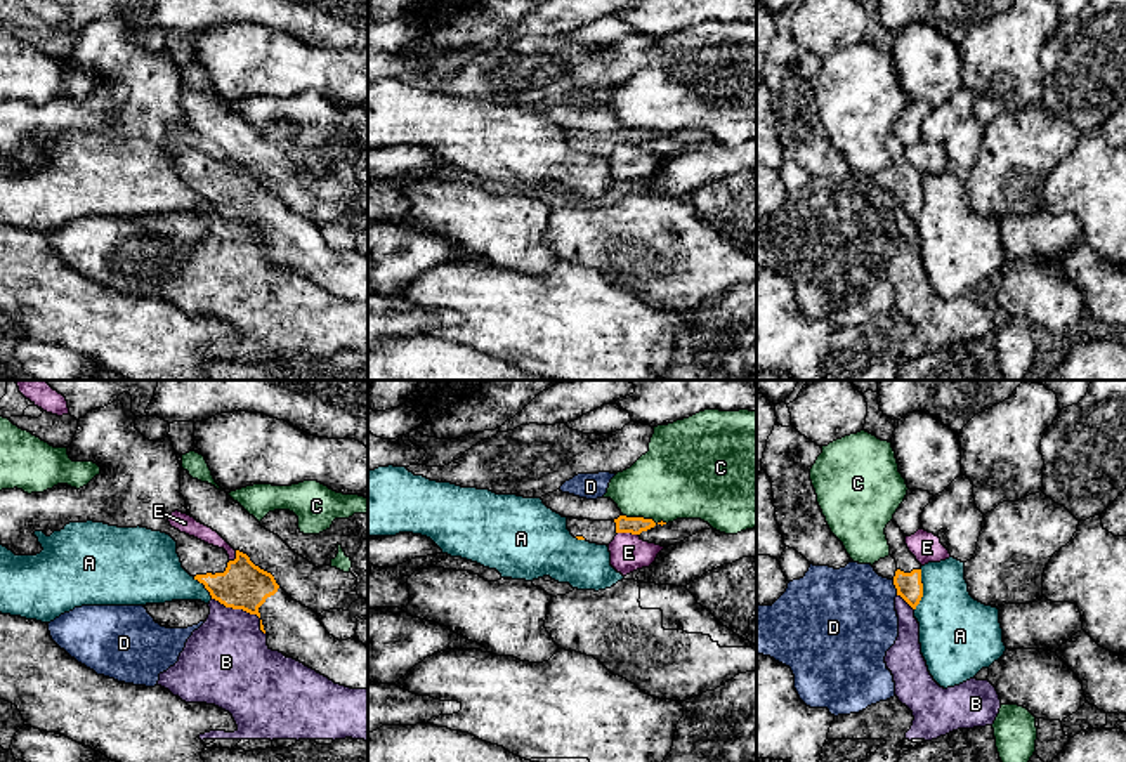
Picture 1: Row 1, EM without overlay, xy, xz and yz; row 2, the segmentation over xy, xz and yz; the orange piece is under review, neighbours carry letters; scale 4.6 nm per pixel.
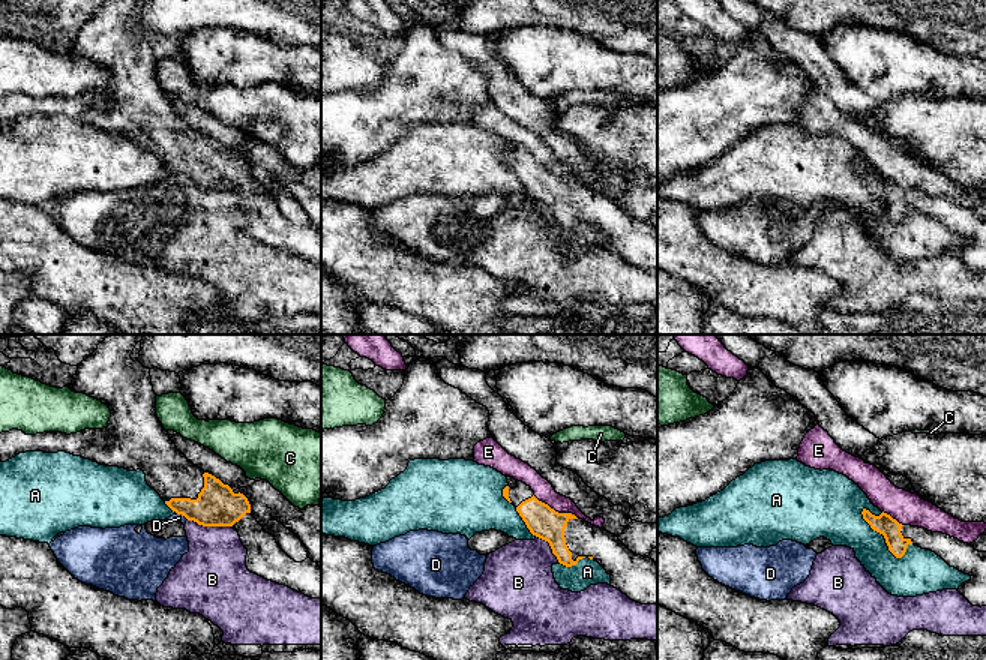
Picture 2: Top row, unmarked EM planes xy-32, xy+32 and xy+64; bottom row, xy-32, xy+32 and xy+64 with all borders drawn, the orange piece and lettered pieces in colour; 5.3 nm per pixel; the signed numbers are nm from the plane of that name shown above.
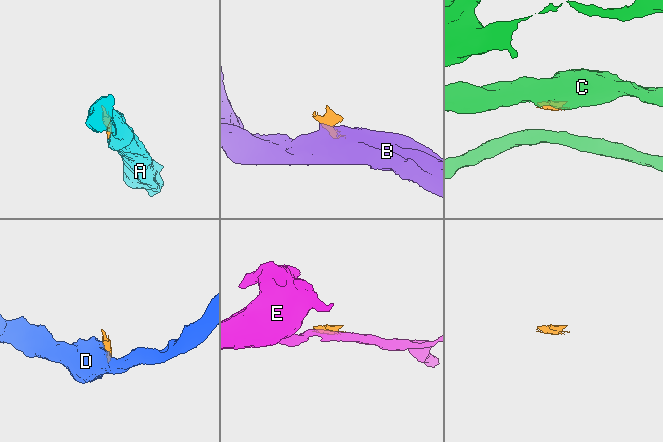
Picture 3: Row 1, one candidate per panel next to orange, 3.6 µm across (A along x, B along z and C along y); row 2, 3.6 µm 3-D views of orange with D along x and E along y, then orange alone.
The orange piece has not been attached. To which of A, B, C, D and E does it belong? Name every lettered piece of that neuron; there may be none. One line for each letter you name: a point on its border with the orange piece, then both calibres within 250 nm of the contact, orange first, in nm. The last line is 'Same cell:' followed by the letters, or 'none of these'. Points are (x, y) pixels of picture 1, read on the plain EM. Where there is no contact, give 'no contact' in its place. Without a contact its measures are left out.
Same cell: none of these

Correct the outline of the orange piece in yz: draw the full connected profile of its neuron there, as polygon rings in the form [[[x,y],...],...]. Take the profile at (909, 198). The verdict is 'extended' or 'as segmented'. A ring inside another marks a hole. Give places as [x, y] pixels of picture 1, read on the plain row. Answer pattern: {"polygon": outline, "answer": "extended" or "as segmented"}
{"polygon": [[[894,130],[887,135],[885,146],[890,156],[890,167],[897,174],[897,182],[894,187],[897,207],[900,207],[913,220],[916,220],[923,208],[921,175],[909,163],[906,148]]], "answer": "extended"}

